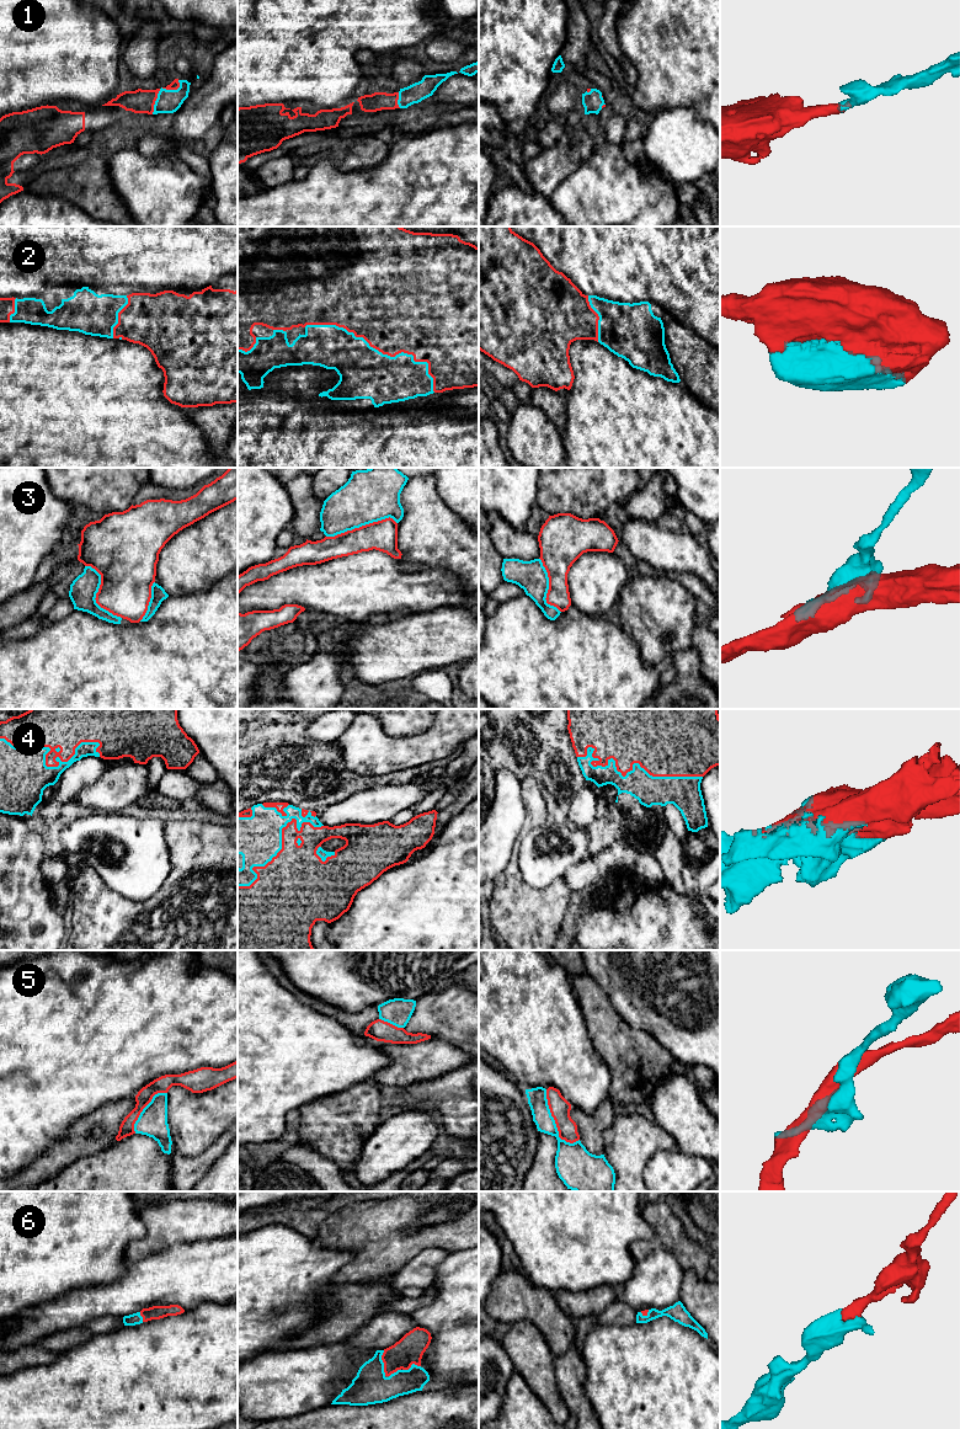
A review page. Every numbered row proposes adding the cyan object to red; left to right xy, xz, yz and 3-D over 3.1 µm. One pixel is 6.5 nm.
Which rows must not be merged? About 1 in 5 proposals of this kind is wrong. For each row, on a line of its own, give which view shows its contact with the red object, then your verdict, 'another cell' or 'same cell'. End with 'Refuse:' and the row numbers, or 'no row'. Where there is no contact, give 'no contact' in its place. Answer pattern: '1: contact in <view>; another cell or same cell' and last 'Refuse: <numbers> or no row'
1: contact in xy; same cell
2: contact in xz; same cell
3: contact in xz; another cell
4: contact in yz; same cell
5: contact in yz; another cell
6: contact in xz; same cell
Refuse: 3, 5

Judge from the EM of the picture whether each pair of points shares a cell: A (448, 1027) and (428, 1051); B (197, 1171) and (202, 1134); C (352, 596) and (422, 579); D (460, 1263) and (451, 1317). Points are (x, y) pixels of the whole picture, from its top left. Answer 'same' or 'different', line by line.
A: different
B: different
C: same
D: same

